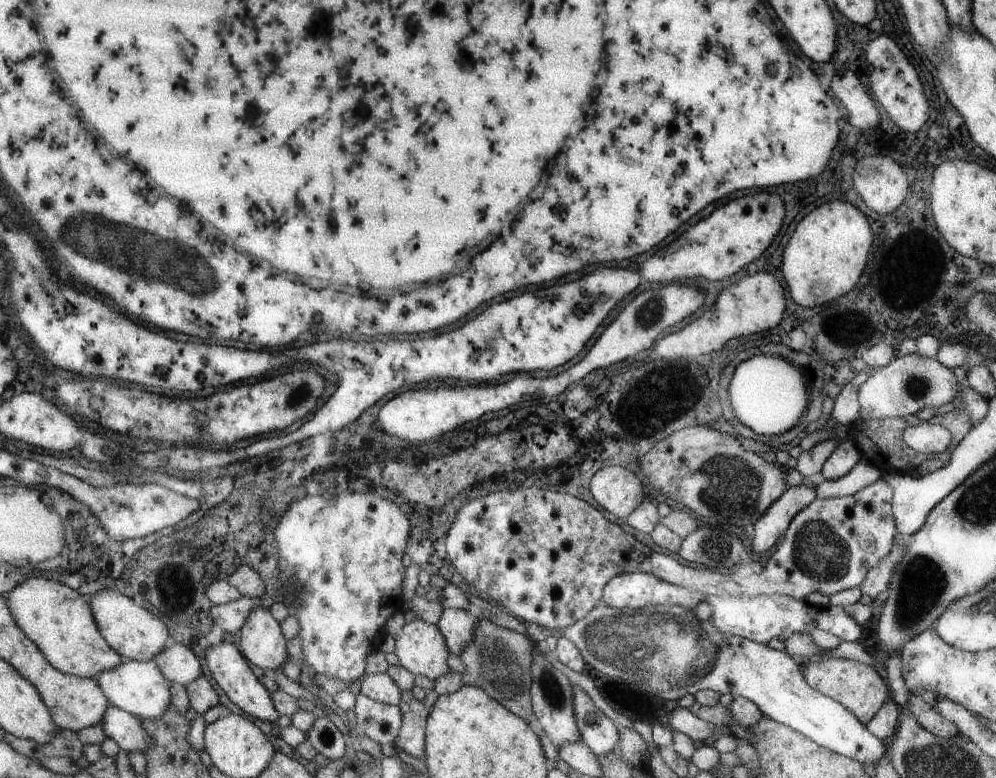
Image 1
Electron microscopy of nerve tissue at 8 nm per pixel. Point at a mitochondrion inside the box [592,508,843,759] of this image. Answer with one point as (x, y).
(715, 552)

